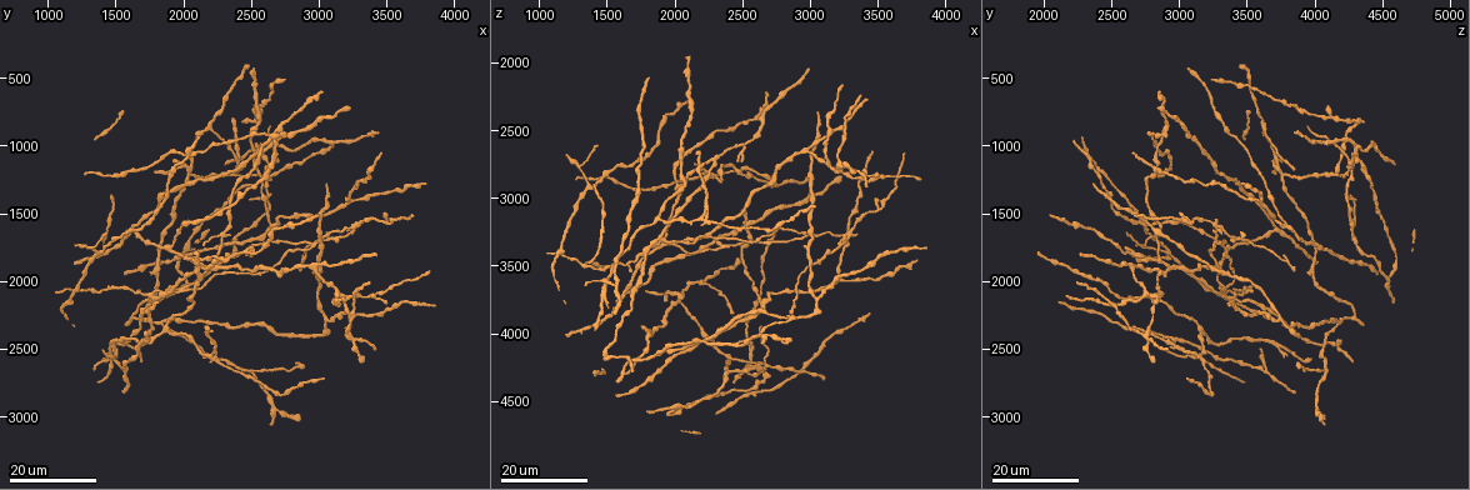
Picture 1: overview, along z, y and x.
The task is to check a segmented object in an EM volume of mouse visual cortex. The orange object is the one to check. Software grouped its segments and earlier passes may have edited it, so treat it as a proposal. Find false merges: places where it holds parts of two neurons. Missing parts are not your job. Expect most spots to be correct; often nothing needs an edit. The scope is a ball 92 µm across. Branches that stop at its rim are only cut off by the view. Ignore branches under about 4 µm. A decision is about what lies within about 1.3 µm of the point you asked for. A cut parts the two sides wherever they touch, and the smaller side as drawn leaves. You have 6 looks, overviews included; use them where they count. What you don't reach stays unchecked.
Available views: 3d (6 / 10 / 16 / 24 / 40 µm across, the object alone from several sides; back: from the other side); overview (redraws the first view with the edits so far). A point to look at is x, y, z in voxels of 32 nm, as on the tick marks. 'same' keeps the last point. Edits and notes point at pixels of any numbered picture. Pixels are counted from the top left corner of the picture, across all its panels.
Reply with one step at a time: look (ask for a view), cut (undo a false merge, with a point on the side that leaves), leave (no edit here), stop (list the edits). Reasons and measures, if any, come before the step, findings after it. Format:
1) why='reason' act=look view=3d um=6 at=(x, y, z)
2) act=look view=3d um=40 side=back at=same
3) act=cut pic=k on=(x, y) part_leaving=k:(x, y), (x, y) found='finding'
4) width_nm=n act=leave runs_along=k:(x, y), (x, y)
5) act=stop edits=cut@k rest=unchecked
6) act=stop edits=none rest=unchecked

act=look view=3d um=24 at=(1380, 1800, 2920)

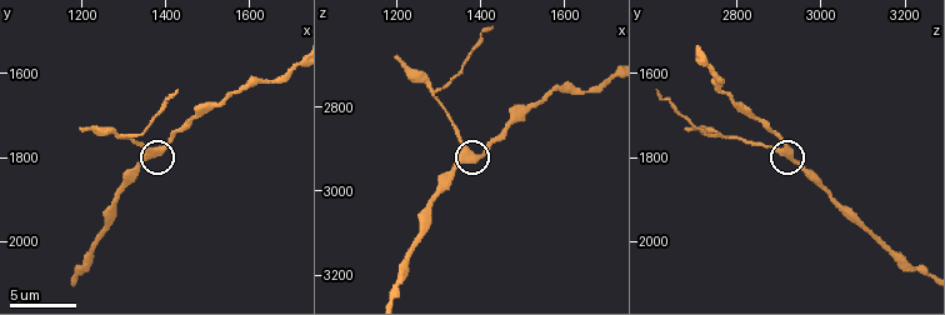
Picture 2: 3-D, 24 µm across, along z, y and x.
why='closer look' act=look view=3d um=10 at=(1375, 1780, 2905)

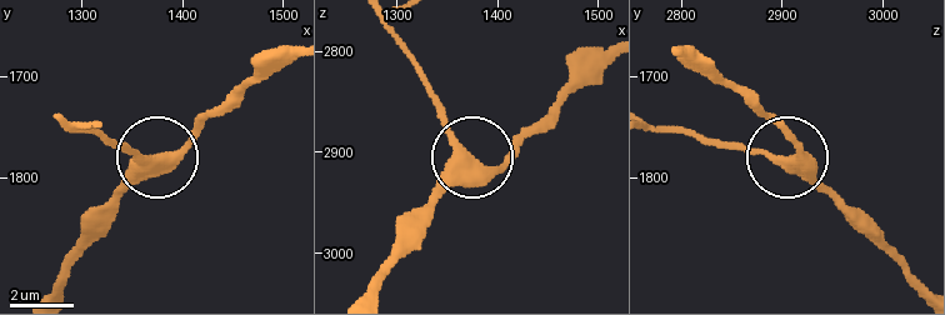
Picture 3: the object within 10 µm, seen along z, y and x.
width_nm=410 act=leave runs_along=3:(918, 281), (796, 169), (718, 145) found='all the same neuron'

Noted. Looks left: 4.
why='three-way junction' act=look view=3d um=10 at=(1285, 1745, 2770)

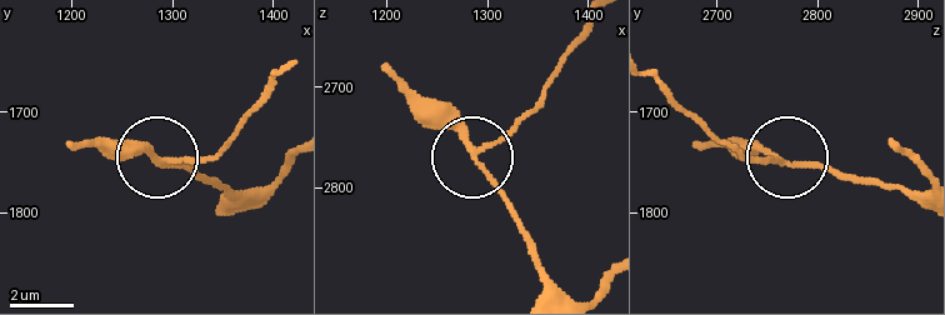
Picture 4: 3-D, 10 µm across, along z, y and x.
act=leave runs_along=4:(924, 208), (868, 180), (741, 156) found='continuous, no second neuron'

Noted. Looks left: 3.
why='two arms in line, one across' act=look view=3d um=24 at=(2440, 2660, 4080)

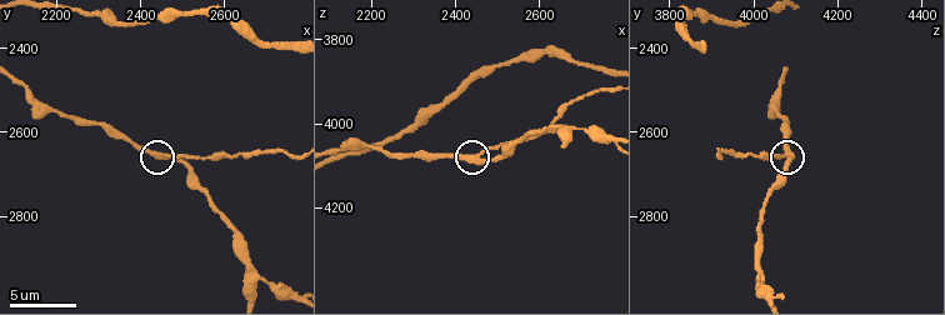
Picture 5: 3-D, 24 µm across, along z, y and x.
act=look view=3d um=6 at=(2455, 2665, 4070)

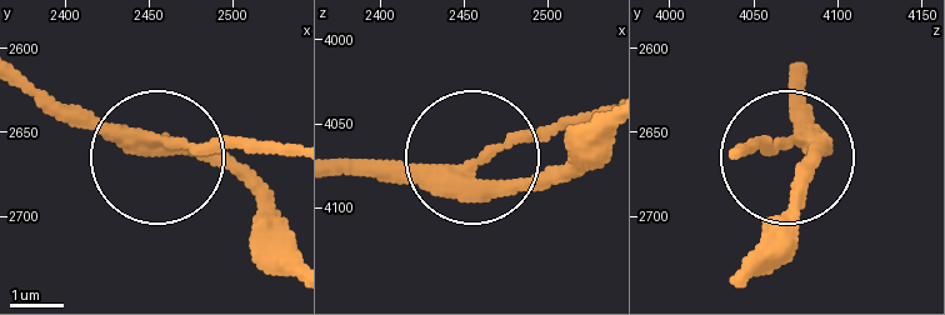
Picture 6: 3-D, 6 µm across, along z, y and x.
width_nm=310 act=leave runs_along=6:(336, 164), (470, 164), (586, 114) found='continuous, no second neuron'

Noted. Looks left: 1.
act=stop edits=none rest=unchecked

